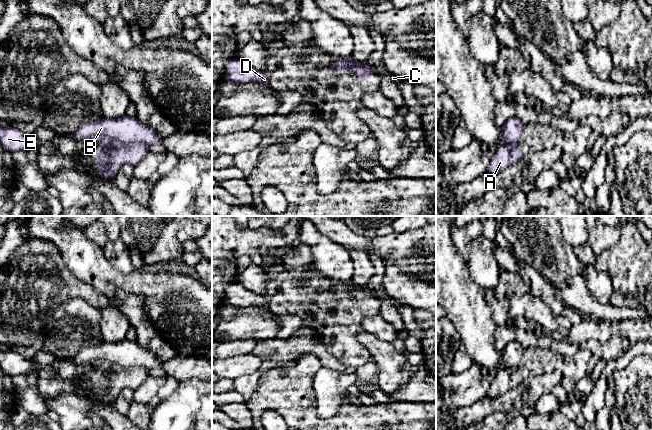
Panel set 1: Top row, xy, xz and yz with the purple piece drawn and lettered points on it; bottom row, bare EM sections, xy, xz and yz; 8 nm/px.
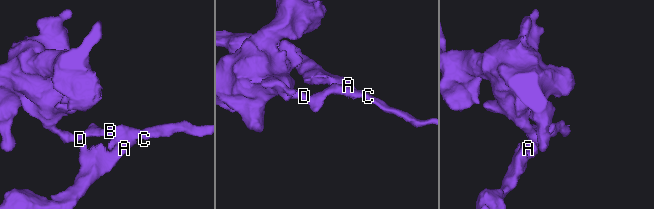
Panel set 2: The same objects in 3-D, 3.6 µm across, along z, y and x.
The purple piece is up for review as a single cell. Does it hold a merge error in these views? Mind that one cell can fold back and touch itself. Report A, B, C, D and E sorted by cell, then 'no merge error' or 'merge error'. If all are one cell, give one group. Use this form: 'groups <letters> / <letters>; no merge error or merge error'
groups A / B C D E; merge error

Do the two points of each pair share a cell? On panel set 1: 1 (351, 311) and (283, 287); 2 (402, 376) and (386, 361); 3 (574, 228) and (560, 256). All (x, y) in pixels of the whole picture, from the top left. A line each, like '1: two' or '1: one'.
1: one
2: one
3: two

